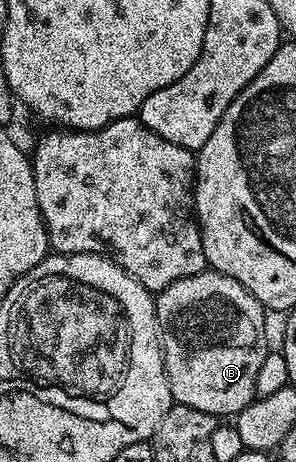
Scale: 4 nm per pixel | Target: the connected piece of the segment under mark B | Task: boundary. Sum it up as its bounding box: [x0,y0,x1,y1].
[155,268,270,416]

